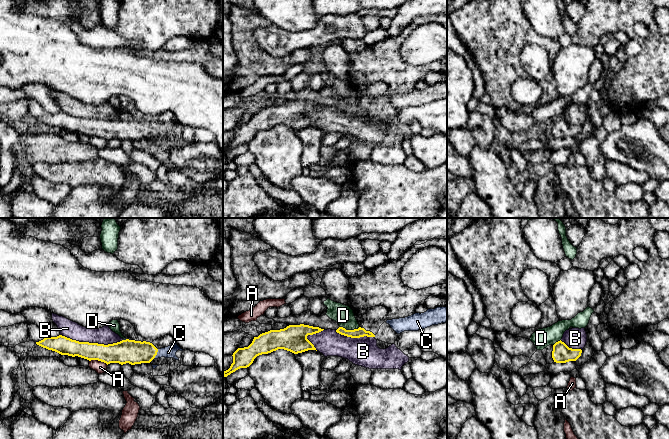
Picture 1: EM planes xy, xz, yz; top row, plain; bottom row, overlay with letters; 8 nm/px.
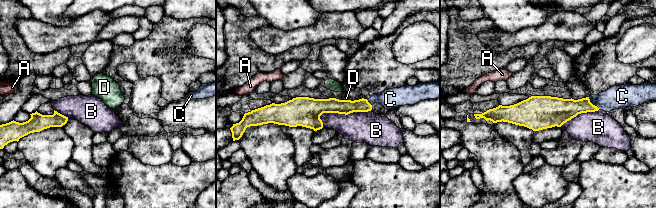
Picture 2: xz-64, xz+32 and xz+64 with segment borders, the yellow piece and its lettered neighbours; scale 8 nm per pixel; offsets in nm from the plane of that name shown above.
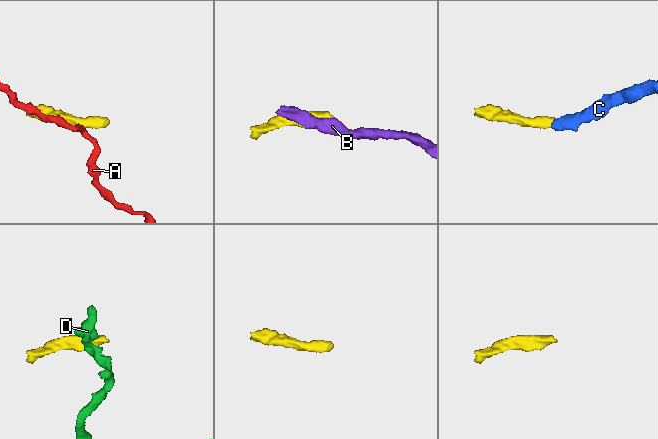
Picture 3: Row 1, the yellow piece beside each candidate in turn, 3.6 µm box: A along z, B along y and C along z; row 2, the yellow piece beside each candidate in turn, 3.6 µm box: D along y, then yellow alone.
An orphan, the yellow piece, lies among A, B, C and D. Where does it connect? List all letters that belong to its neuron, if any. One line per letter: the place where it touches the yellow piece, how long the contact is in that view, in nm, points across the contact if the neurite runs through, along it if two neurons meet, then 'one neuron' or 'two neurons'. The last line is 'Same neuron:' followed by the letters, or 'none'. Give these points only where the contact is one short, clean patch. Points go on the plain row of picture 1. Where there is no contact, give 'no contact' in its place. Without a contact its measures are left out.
A: contact xy (98, 136); length 160 nm; border xy (89, 136), (100, 136), (107, 141); two neurons
B: contact xy (92, 119); length 500 nm; two neurons
C: contact xy (156, 130); length 100 nm; way xy (133, 128), (151, 128), (156, 130), (168, 128); one neuron
D: contact xz (350, 106); length 160 nm; border xz (340, 102), (346, 105), (357, 105), (359, 103); two neurons
Same neuron: C

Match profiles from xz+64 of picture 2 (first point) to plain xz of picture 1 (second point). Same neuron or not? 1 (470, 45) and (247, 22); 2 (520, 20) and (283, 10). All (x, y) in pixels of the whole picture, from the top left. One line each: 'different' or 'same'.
1: same
2: same

